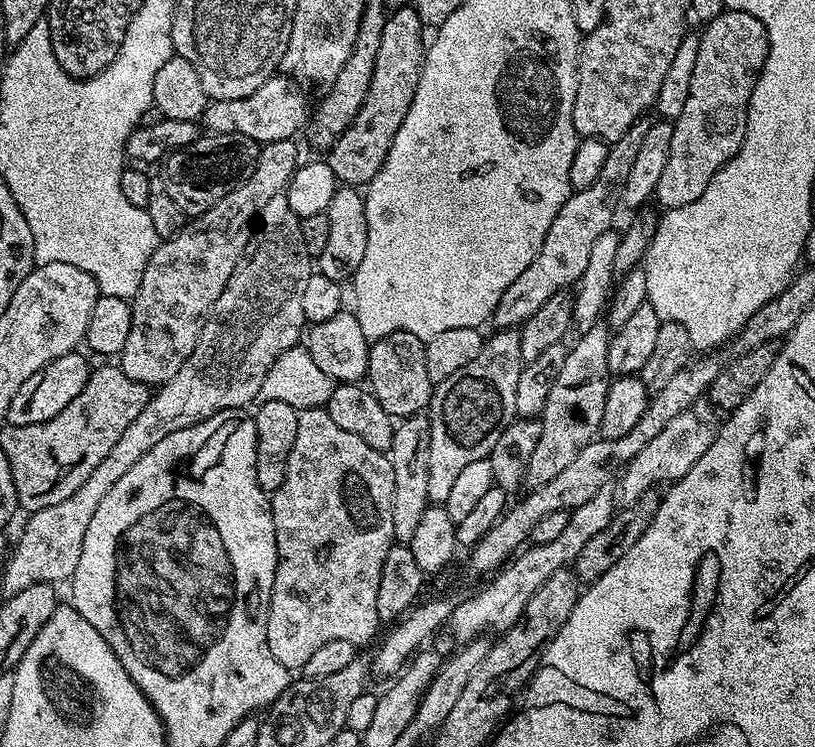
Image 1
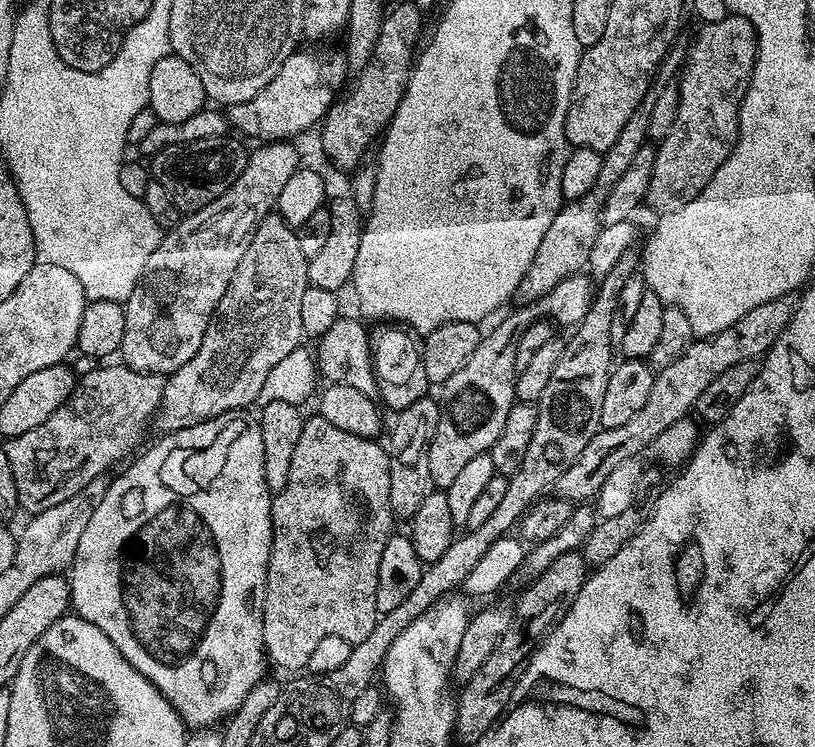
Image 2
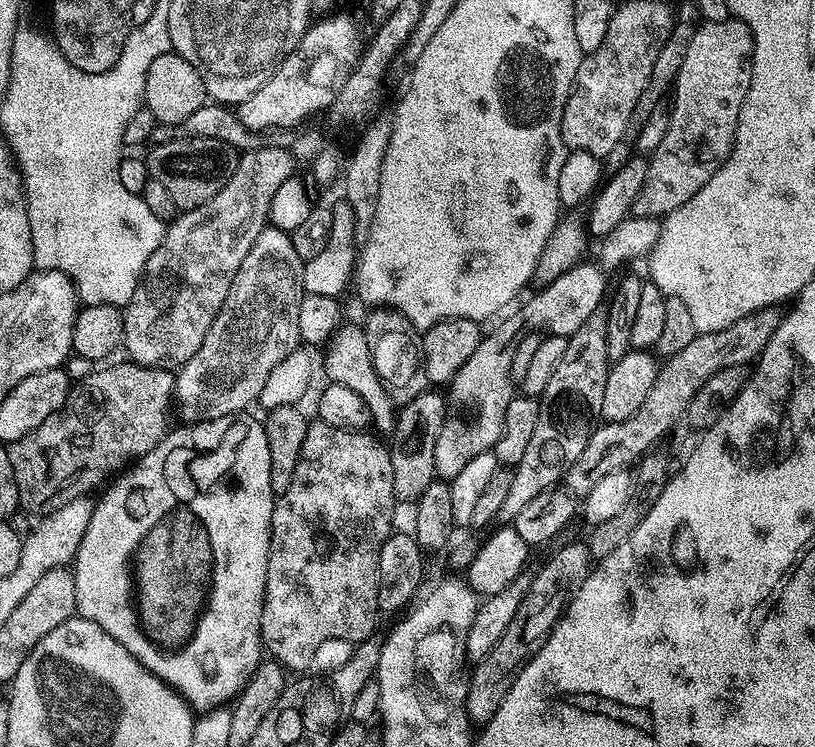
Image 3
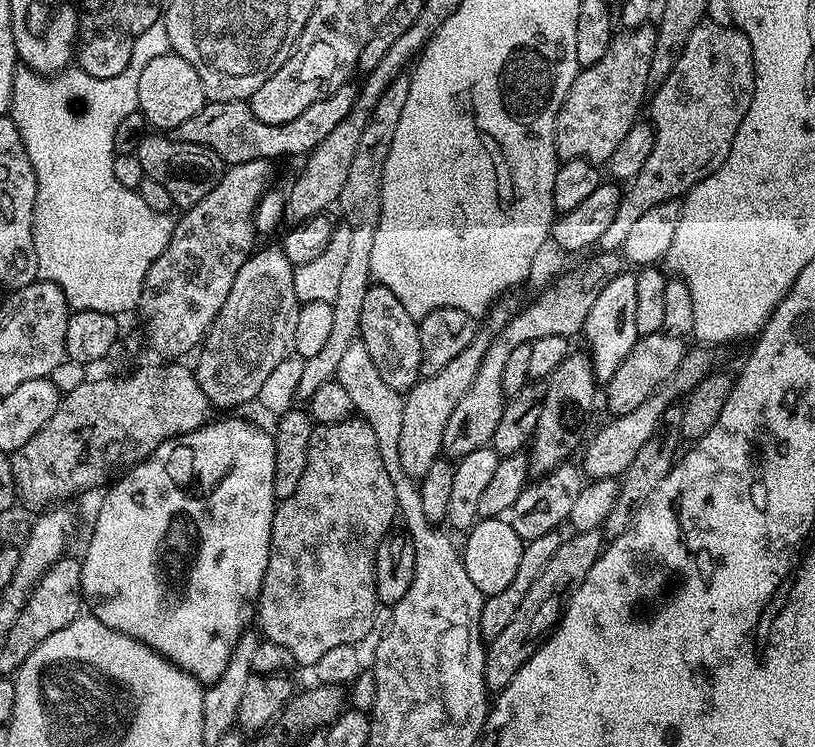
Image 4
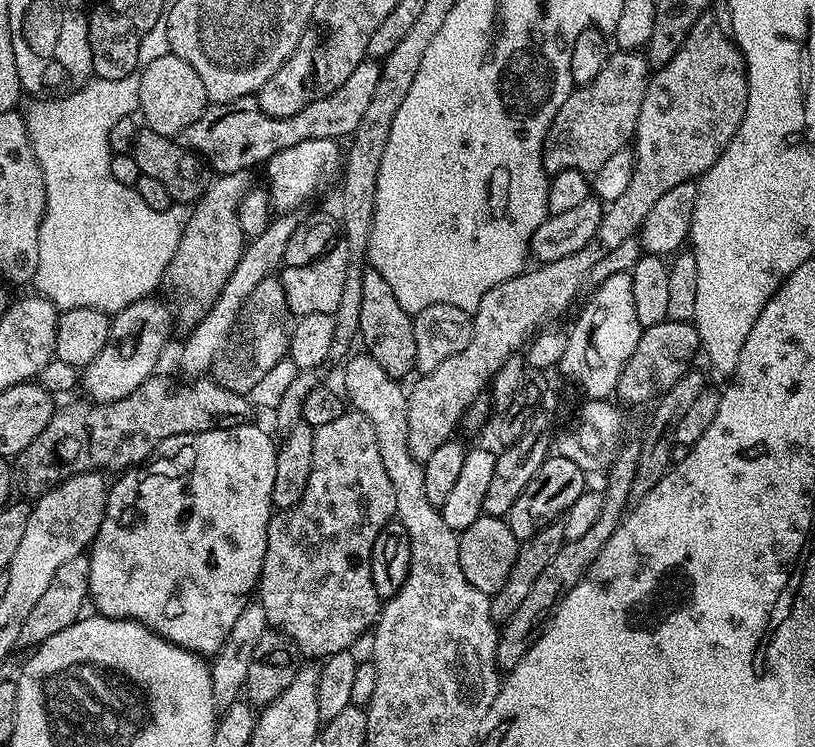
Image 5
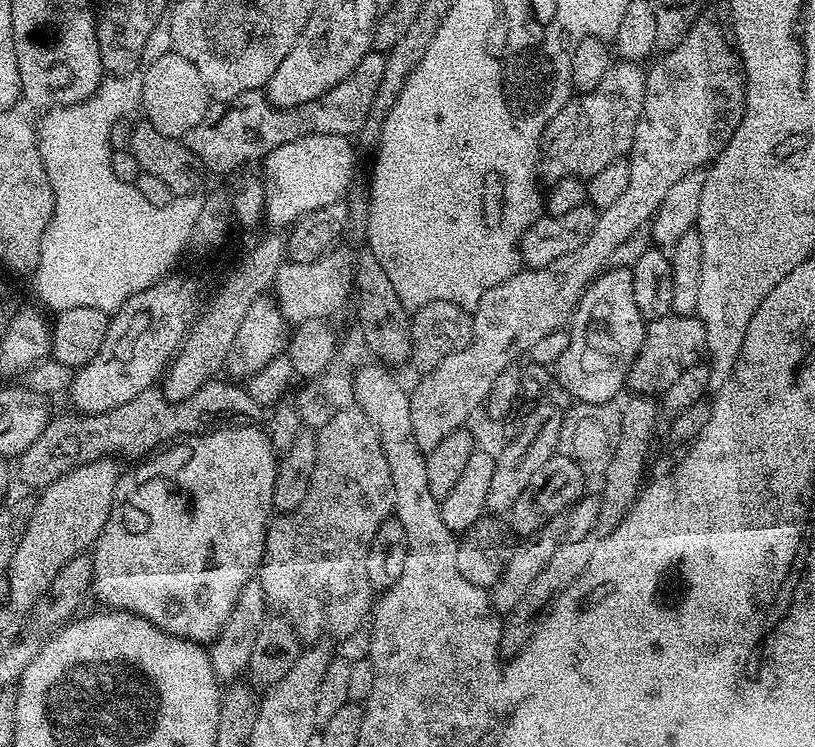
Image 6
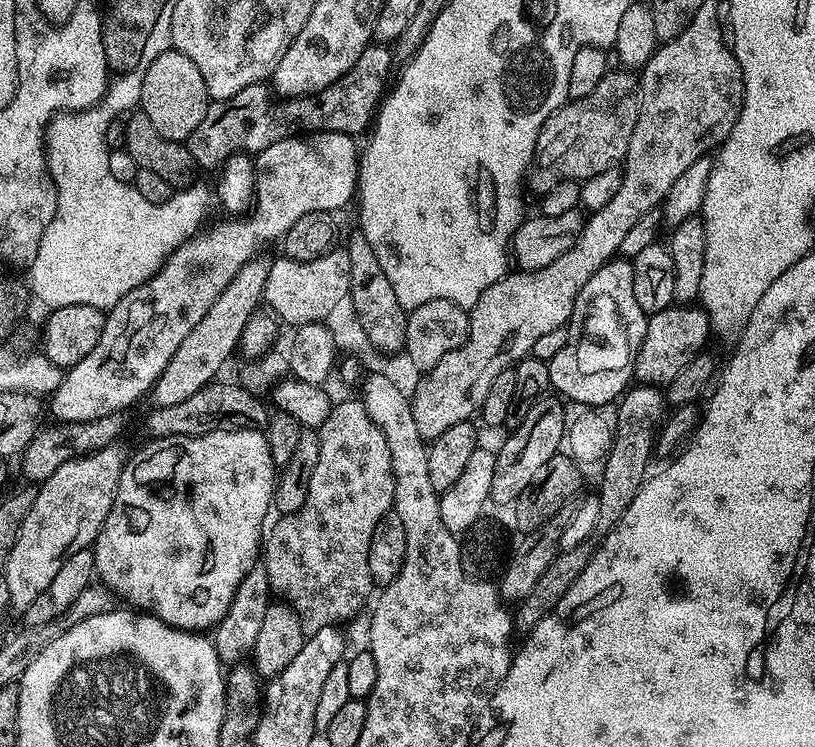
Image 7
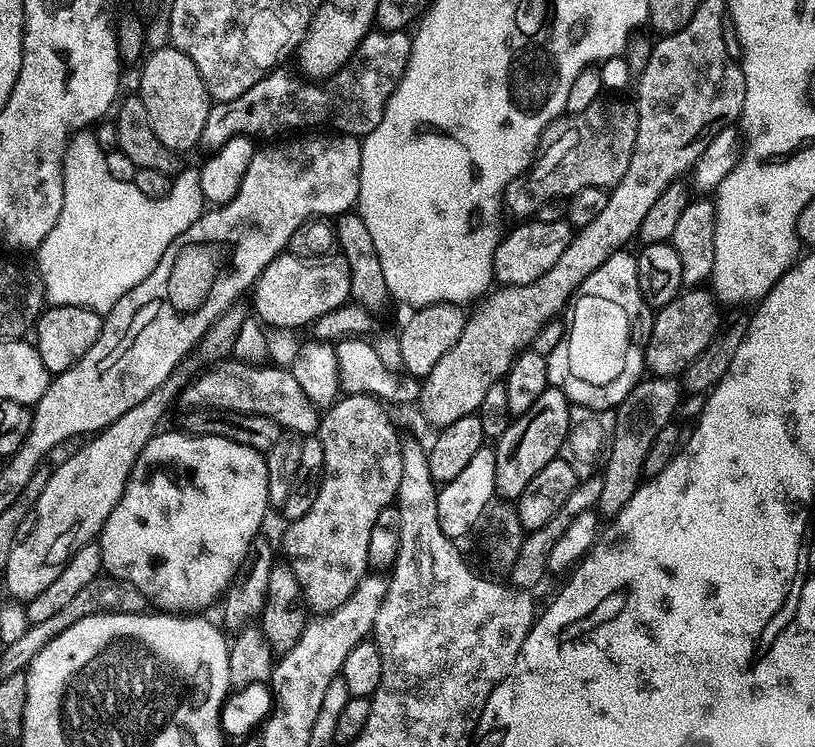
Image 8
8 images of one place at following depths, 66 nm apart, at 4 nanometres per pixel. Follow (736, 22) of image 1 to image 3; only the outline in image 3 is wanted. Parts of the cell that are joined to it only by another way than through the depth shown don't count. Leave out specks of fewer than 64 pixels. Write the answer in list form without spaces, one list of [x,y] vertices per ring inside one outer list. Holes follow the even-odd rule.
[[[729,18],[722,22],[703,21],[697,27],[694,38],[690,38],[690,46],[686,49],[686,58],[682,58],[682,70],[678,70],[678,78],[674,85],[674,91],[671,93],[672,108],[668,112],[668,129],[662,138],[662,142],[657,146],[656,151],[651,153],[648,160],[648,169],[646,170],[646,180],[642,186],[642,190],[636,198],[634,207],[637,216],[655,216],[663,218],[669,216],[674,210],[678,210],[678,206],[682,206],[686,202],[690,202],[690,198],[694,198],[694,194],[698,194],[698,190],[702,190],[702,186],[706,186],[706,182],[710,182],[710,178],[714,178],[714,174],[726,162],[726,158],[732,149],[732,143],[736,137],[736,127],[738,126],[738,114],[742,110],[742,102],[746,102],[746,94],[750,90],[750,78],[752,77],[752,35],[745,24],[735,18]]]

